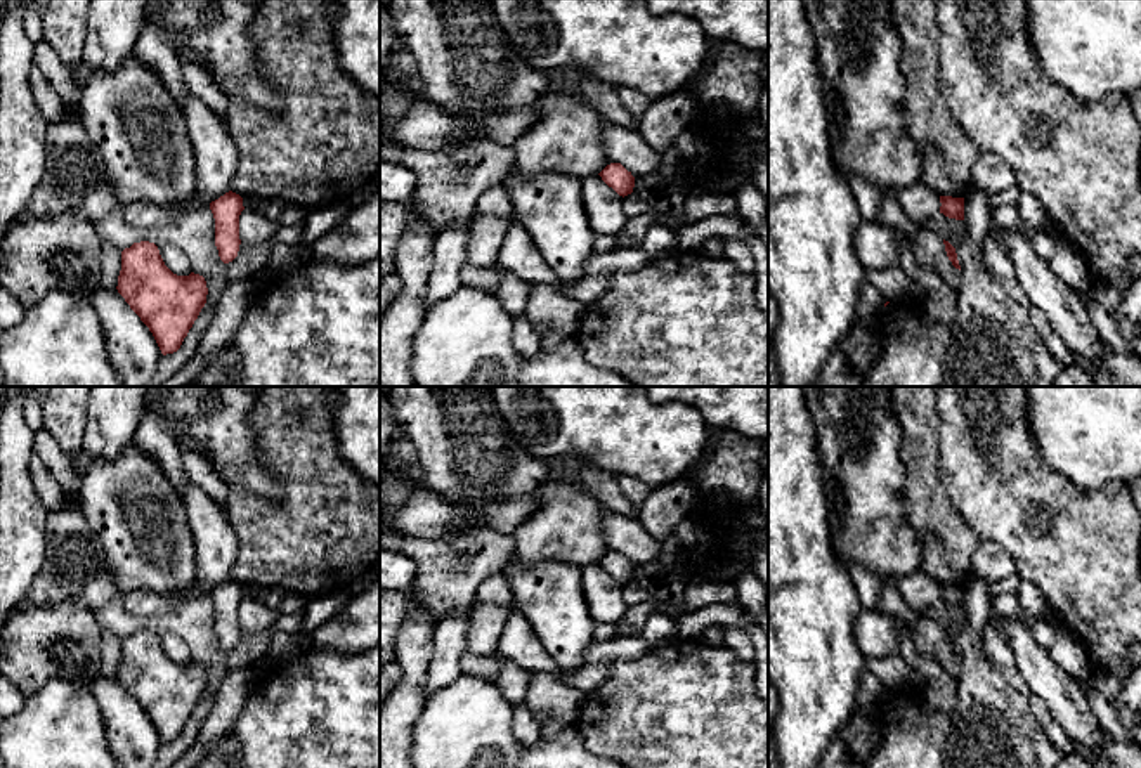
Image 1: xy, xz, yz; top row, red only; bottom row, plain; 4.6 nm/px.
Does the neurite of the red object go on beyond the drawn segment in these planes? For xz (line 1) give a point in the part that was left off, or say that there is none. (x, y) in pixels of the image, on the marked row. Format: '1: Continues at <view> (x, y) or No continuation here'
1: No continuation here

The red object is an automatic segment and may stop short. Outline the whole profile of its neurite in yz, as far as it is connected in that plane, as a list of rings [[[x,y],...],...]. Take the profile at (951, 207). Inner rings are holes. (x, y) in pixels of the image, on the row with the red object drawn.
[[[940,196],[940,213],[949,218],[964,220],[964,198]]]

